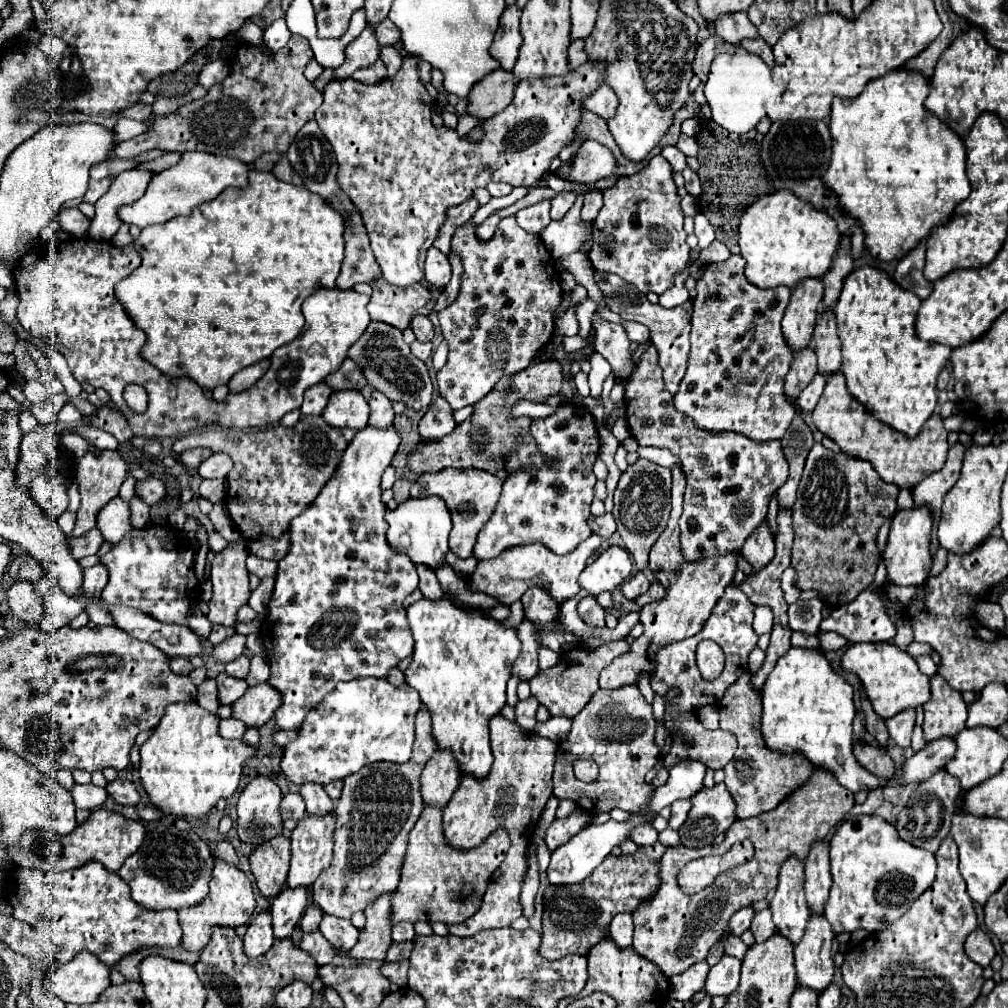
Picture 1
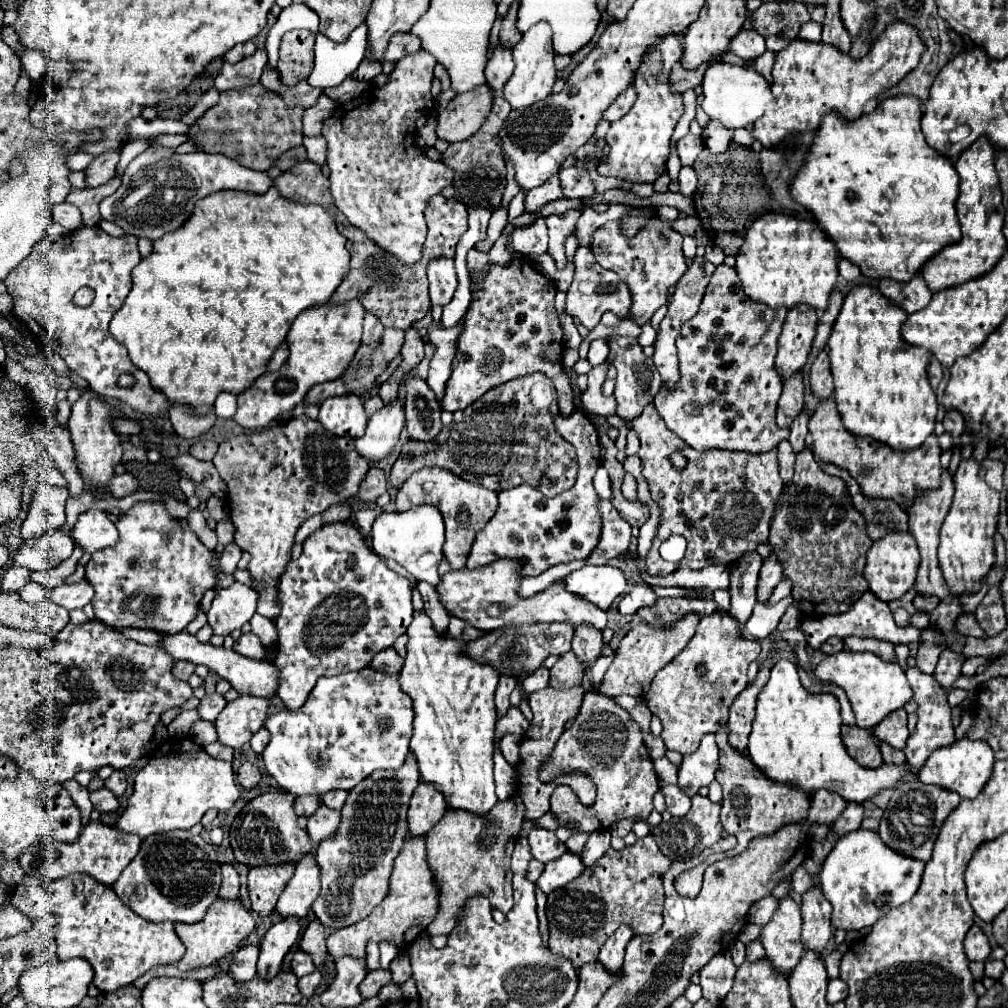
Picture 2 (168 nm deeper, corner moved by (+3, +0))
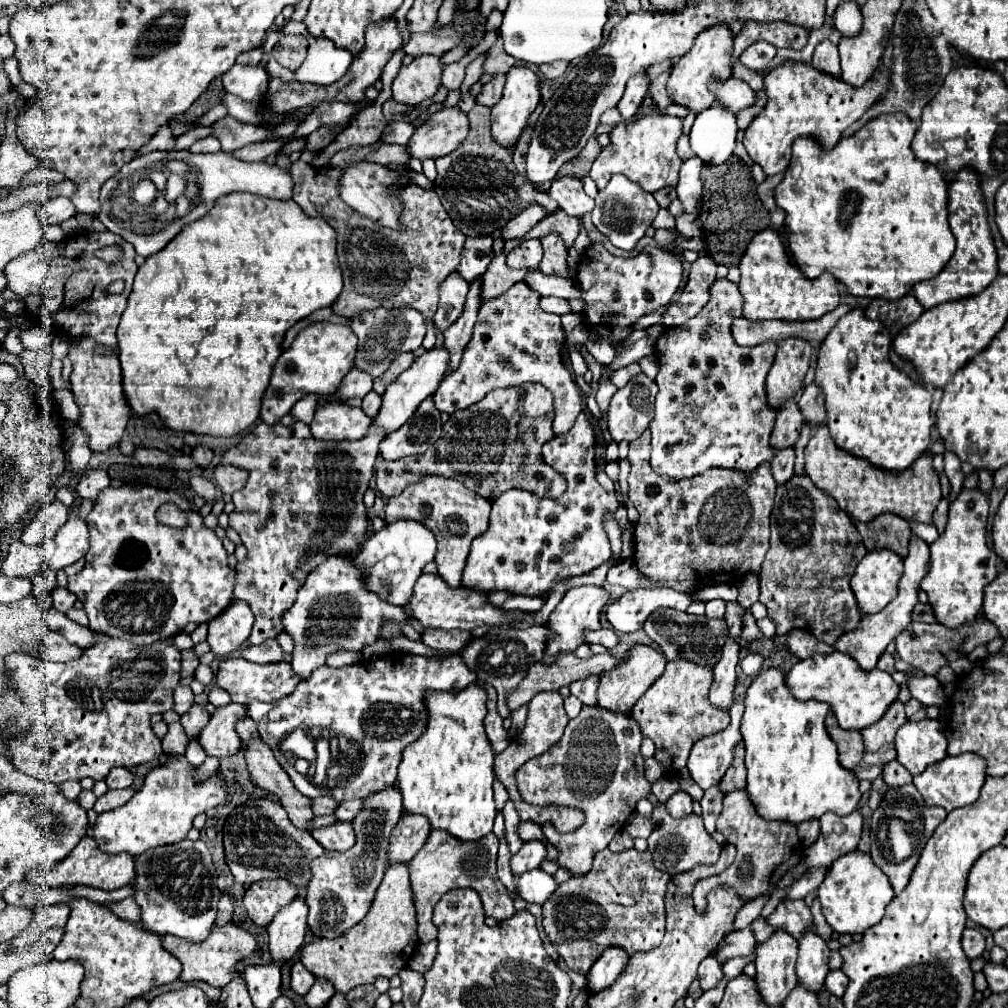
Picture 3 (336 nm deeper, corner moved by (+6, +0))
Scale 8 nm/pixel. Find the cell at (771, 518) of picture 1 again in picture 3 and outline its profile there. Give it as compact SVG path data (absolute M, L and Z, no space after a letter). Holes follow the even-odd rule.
M749 573L743 577L743 581L739 583L739 597L737 597L737 603L743 607L743 609L749 609L753 603L757 603L759 599L759 577Z

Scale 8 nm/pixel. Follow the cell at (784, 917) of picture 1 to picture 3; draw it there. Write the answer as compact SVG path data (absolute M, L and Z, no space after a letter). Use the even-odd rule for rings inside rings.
M777 929L777 933L771 939L767 939L765 943L759 943L757 959L755 959L755 967L757 967L755 983L757 983L759 995L767 1005L771 1007L783 1005L787 995L797 987L795 959L797 959L797 941L785 929Z

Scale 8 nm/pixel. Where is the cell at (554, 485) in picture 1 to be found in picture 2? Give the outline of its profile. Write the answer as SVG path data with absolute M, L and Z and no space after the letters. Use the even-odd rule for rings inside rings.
M574 411L572 415L556 415L554 427L568 443L574 445L578 453L580 469L574 487L570 487L554 499L544 499L542 493L526 485L518 485L498 493L498 511L476 535L466 567L472 569L502 557L518 557L528 561L528 575L540 575L552 565L568 563L574 559L586 559L596 547L602 525L602 517L596 507L596 501L600 497L596 495L592 485L592 477L600 465L598 433L582 411Z

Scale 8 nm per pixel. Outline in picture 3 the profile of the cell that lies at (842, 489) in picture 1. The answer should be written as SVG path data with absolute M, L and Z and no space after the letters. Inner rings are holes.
M795 475L783 487L779 487L775 495L775 507L771 511L771 549L765 555L761 569L759 597L759 601L767 607L767 617L777 627L777 635L783 635L791 629L805 629L819 641L833 645L843 633L855 629L861 619L861 611L849 581L865 553L867 551L859 531L855 529L855 523L837 507L835 499L819 491L807 475Z

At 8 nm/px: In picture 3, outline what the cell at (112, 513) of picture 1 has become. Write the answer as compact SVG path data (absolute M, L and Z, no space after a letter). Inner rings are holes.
M69 517L69 521L55 535L55 553L43 561L43 573L57 573L67 565L73 565L81 557L85 557L89 549L89 530L85 521L77 517Z

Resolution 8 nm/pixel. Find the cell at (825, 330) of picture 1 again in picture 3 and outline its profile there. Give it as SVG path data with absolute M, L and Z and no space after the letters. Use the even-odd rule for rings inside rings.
M809 385L803 389L803 395L801 399L797 401L799 405L799 411L803 413L803 419L807 425L811 427L819 427L825 423L827 419L827 413L825 413L825 403L823 403L823 395L821 391L817 389L817 385Z

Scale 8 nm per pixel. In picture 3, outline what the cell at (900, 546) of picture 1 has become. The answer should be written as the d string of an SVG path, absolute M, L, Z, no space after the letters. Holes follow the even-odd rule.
M889 549L867 553L859 561L859 567L855 569L855 573L851 577L851 591L855 593L855 601L859 603L859 609L863 611L863 615L877 613L895 599L897 583L901 579L901 573L903 573L903 559Z

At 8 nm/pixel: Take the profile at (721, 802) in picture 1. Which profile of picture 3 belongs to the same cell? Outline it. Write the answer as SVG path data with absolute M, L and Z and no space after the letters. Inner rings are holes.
M657 803L657 807L653 809L651 819L655 823L655 829L649 835L647 843L649 843L651 857L653 857L653 865L659 871L665 871L667 875L675 877L679 873L691 871L697 865L713 865L719 859L721 845L717 845L711 839L711 835L705 831L703 819L699 815L693 813L693 815L687 815L683 819L671 819L667 815L667 811L665 811L665 805L663 803Z

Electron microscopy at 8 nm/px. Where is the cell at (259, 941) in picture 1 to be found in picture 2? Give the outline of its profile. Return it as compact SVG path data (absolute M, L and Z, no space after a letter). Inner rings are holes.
M242 945L230 965L230 971L236 981L250 981L256 975L256 961L258 961L258 945Z

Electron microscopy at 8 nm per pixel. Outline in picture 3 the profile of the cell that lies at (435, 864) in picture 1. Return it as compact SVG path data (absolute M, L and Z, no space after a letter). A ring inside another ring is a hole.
M399 863L399 865L389 865L389 869L385 871L385 877L377 889L377 895L373 899L373 905L369 909L369 913L365 915L365 919L351 927L351 931L335 937L335 939L315 939L309 945L305 945L301 949L301 963L315 975L321 977L329 983L333 983L337 993L347 995L353 987L357 985L365 985L365 983L375 983L377 977L387 977L391 979L393 975L397 975L403 967L407 967L413 951L417 947L417 919L415 919L415 905L413 905L413 897L411 897L411 885L409 885L409 877L407 877L407 865Z

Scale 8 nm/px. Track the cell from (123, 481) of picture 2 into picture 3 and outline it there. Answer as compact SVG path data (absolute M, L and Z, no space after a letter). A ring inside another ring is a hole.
M87 469L83 473L79 485L77 485L77 495L81 499L95 501L97 495L99 495L99 491L105 489L109 485L109 481L111 479L109 479L109 475L105 471L101 471L101 469Z

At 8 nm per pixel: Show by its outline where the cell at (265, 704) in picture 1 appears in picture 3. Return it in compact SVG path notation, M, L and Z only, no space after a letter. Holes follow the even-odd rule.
M229 703L227 707L219 707L209 723L203 727L199 735L199 743L205 749L207 755L223 759L229 755L235 755L241 749L241 739L235 731L237 719L245 719L247 711L243 705Z

